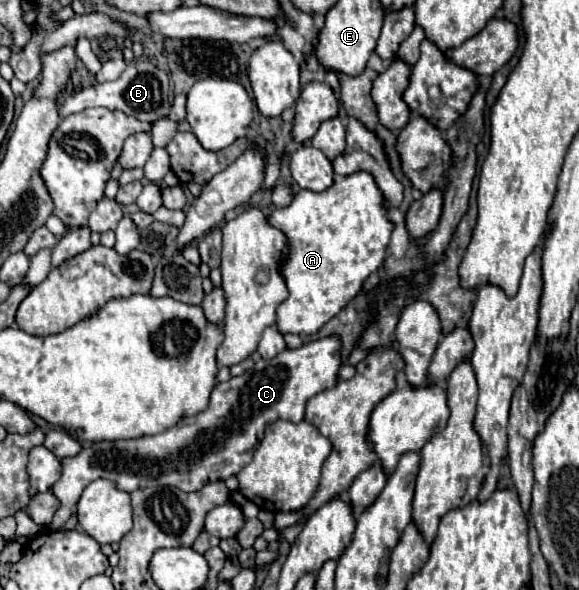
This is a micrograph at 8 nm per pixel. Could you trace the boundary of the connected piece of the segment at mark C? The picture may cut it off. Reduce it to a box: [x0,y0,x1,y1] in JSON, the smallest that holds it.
[52,334,342,530]

